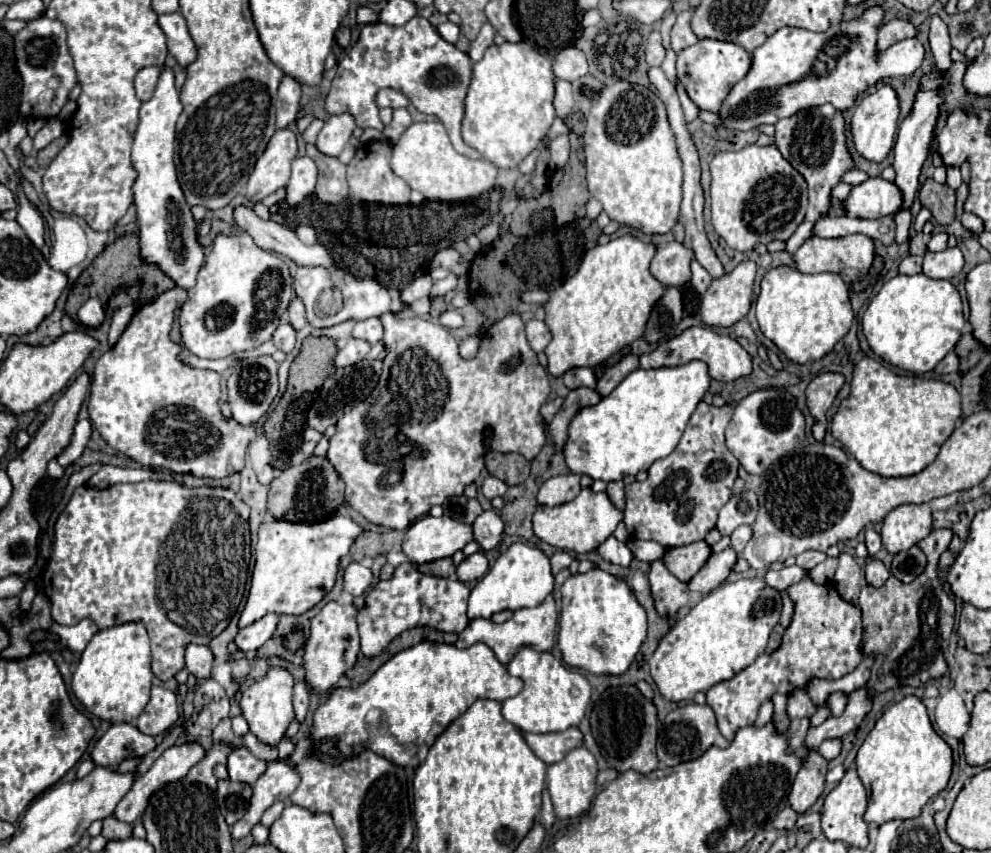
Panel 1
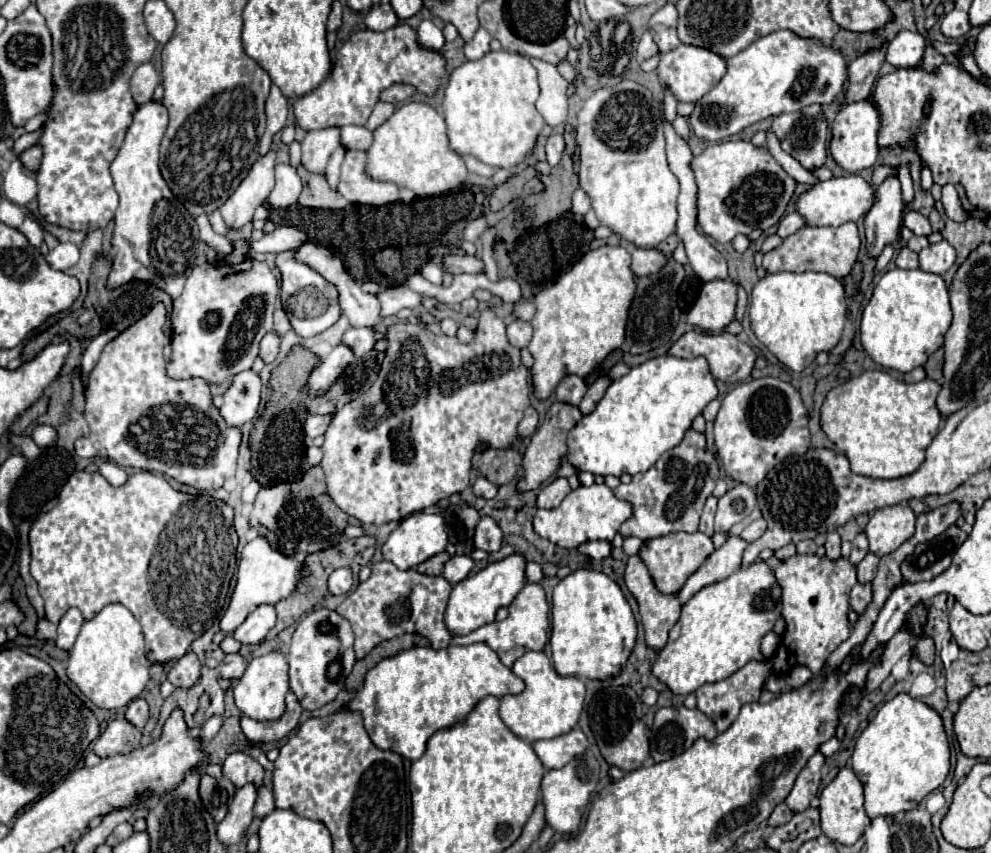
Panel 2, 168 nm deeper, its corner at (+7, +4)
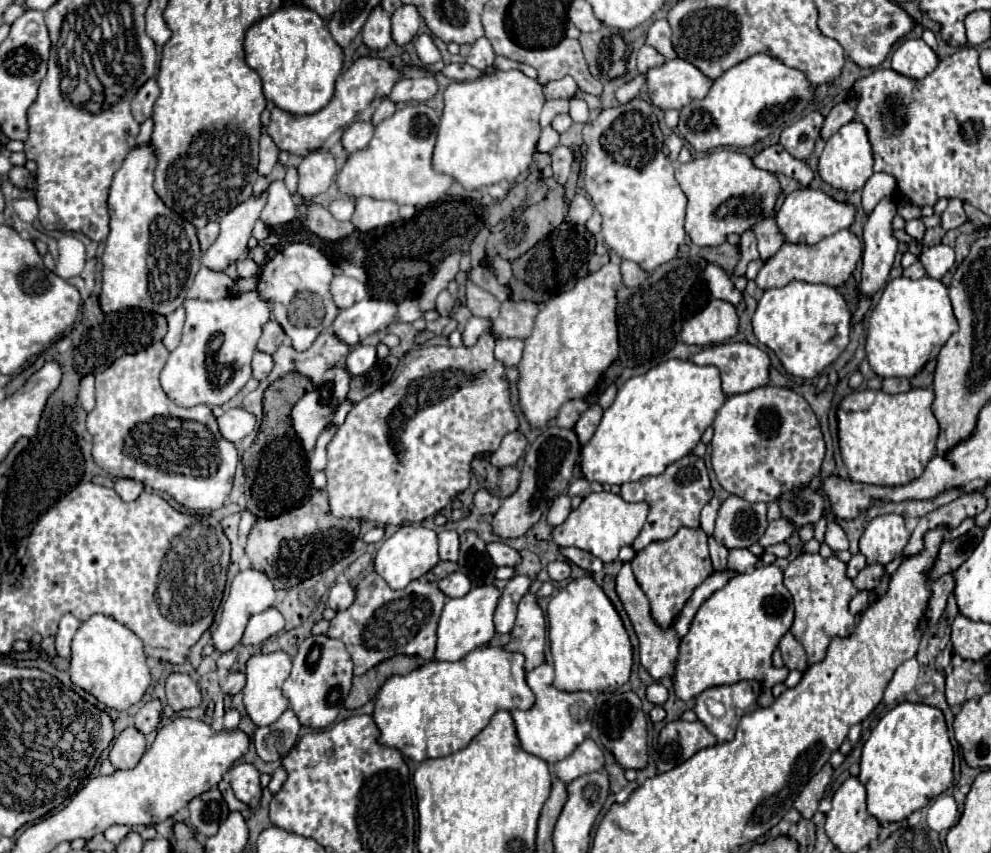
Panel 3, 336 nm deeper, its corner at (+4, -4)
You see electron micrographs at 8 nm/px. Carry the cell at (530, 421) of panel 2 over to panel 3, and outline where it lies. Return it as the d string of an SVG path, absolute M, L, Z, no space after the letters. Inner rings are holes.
M511 432L503 438L501 446L491 454L491 464L497 468L503 466L513 466L517 464L517 460L521 458L521 454L525 452L527 446L527 438L521 432Z

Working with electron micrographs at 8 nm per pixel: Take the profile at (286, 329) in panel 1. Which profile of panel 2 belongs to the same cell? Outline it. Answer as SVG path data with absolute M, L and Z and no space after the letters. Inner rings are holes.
M268 332L260 342L260 358L266 364L272 364L278 356L278 348L280 348L280 336L276 332Z

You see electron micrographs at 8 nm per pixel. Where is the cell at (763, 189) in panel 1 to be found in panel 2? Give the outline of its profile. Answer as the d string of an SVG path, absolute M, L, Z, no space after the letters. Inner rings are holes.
M744 140L708 146L702 154L692 158L690 168L698 184L698 226L716 242L732 242L736 234L750 234L754 222L760 230L776 226L796 188L796 182L772 158L768 148L756 148Z

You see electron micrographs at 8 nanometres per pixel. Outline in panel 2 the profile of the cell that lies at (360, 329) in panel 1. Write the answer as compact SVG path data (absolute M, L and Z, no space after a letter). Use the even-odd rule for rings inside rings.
M350 328L342 338L342 344L346 344L358 358L368 354L374 348L374 342L376 340L372 328Z

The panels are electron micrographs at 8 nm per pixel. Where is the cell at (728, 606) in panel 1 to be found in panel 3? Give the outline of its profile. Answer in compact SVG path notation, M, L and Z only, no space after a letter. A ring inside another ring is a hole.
M761 566L751 572L743 572L729 580L729 584L717 590L711 598L707 598L701 608L697 610L689 632L681 638L679 656L675 660L675 674L673 674L673 688L677 698L691 700L699 696L703 690L723 684L735 684L741 680L757 680L765 688L771 688L779 682L785 682L789 668L775 668L771 662L771 654L777 648L781 636L793 624L793 600L789 590L783 586L783 572L775 566Z

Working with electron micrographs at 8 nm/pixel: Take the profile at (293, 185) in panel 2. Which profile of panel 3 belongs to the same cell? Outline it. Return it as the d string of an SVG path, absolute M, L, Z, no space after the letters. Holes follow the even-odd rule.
M275 180L269 184L269 198L261 212L261 220L265 226L285 224L295 218L295 204L283 180Z

